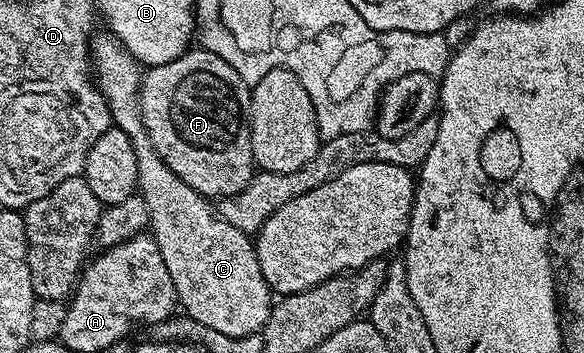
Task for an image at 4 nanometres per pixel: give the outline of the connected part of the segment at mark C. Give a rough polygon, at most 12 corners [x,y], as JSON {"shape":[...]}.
{"shape":[[106,30],[92,72],[136,150],[181,311],[247,336],[270,317],[255,241],[156,154],[143,65]]}

